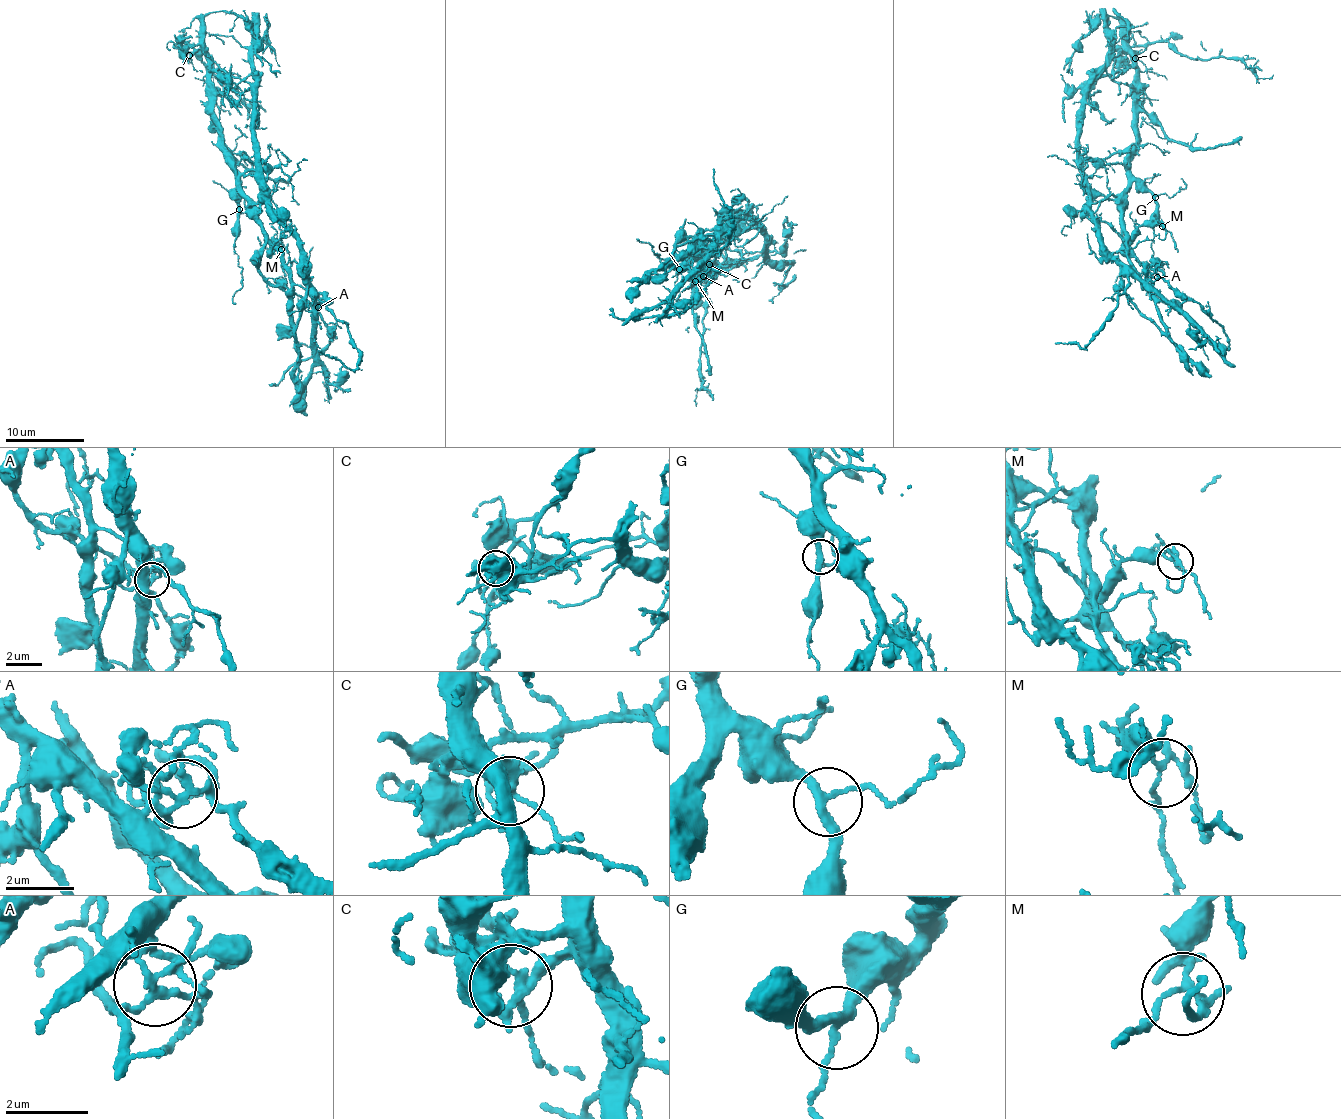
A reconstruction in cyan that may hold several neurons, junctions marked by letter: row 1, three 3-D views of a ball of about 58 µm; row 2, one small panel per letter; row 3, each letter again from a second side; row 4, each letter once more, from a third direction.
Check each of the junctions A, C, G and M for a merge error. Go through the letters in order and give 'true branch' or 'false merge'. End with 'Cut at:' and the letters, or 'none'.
A: false merge
C: true branch
G: true branch
M: true branch
Cut at: A

